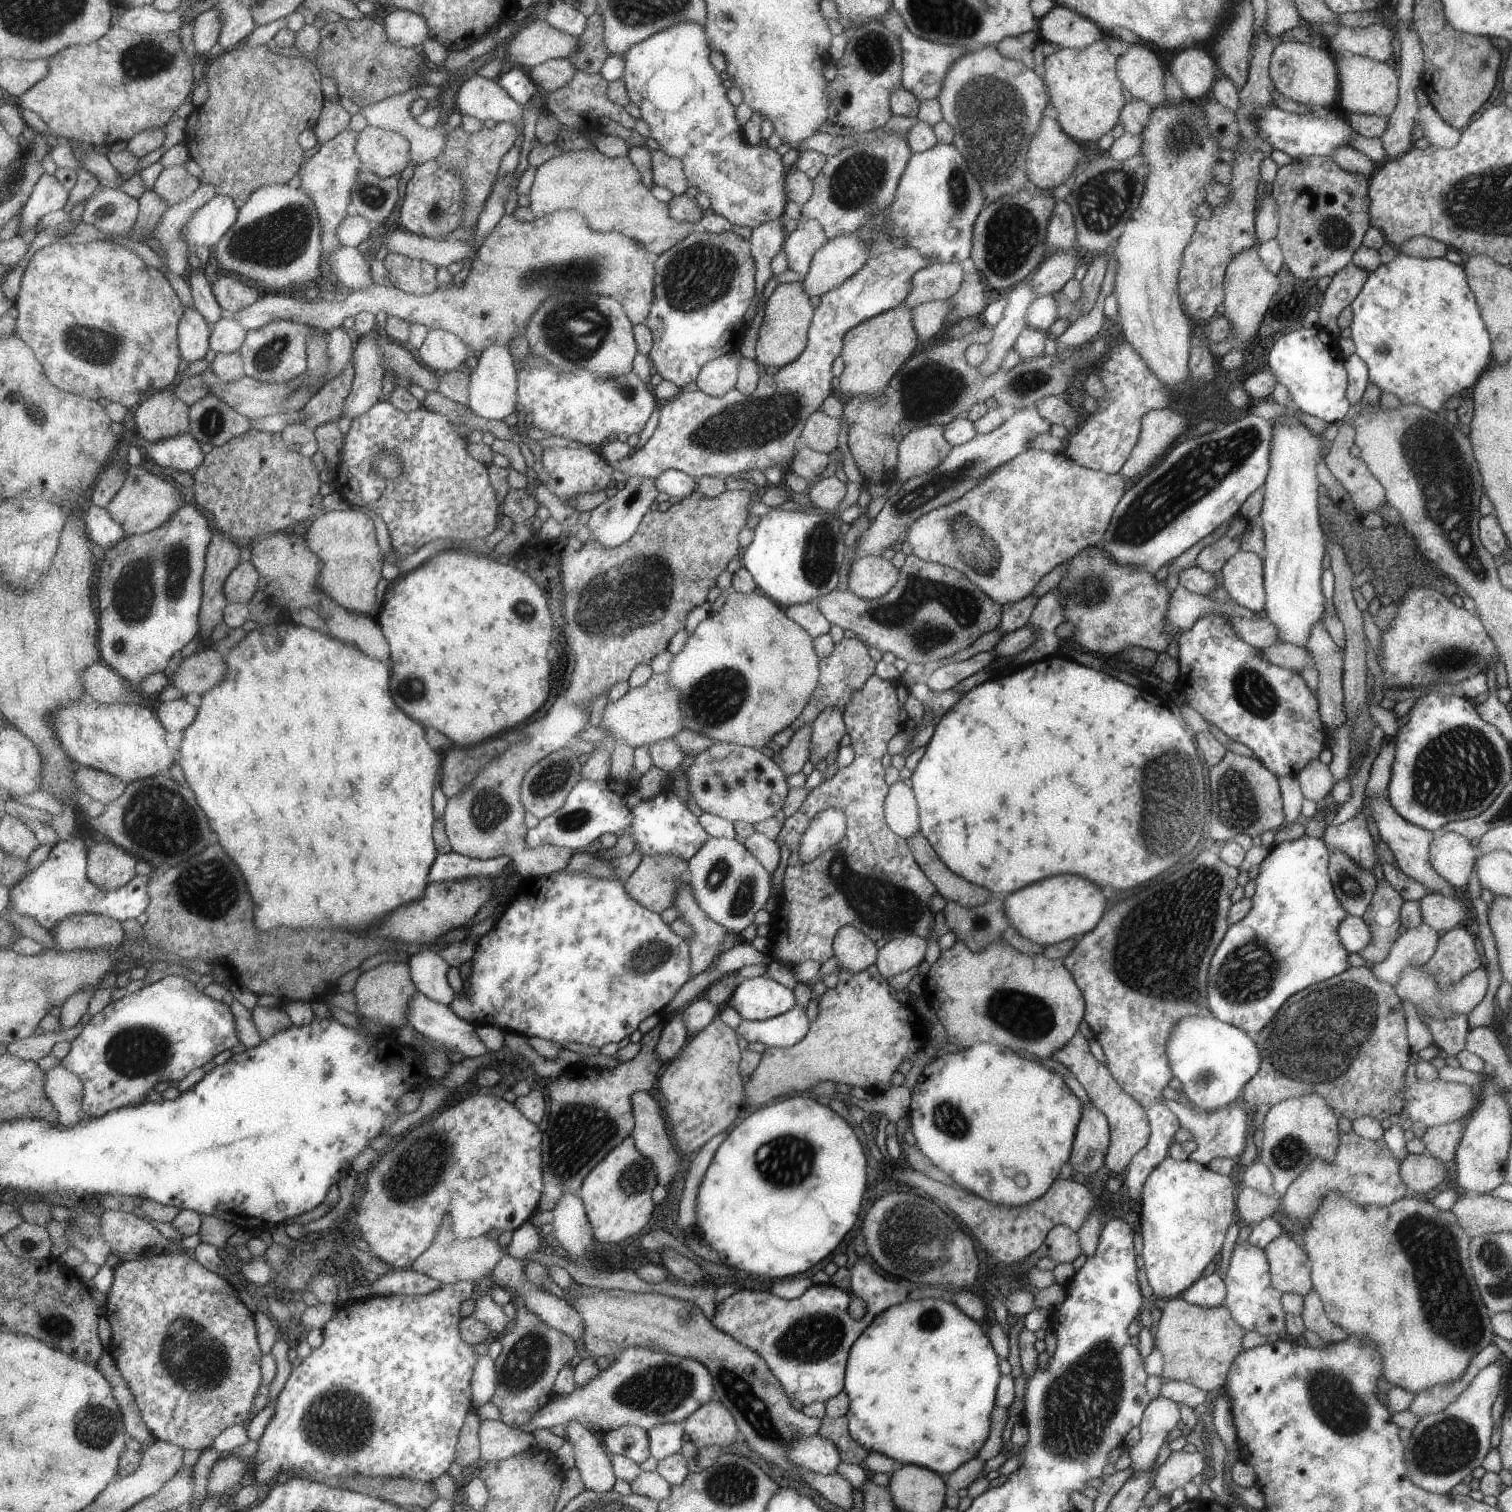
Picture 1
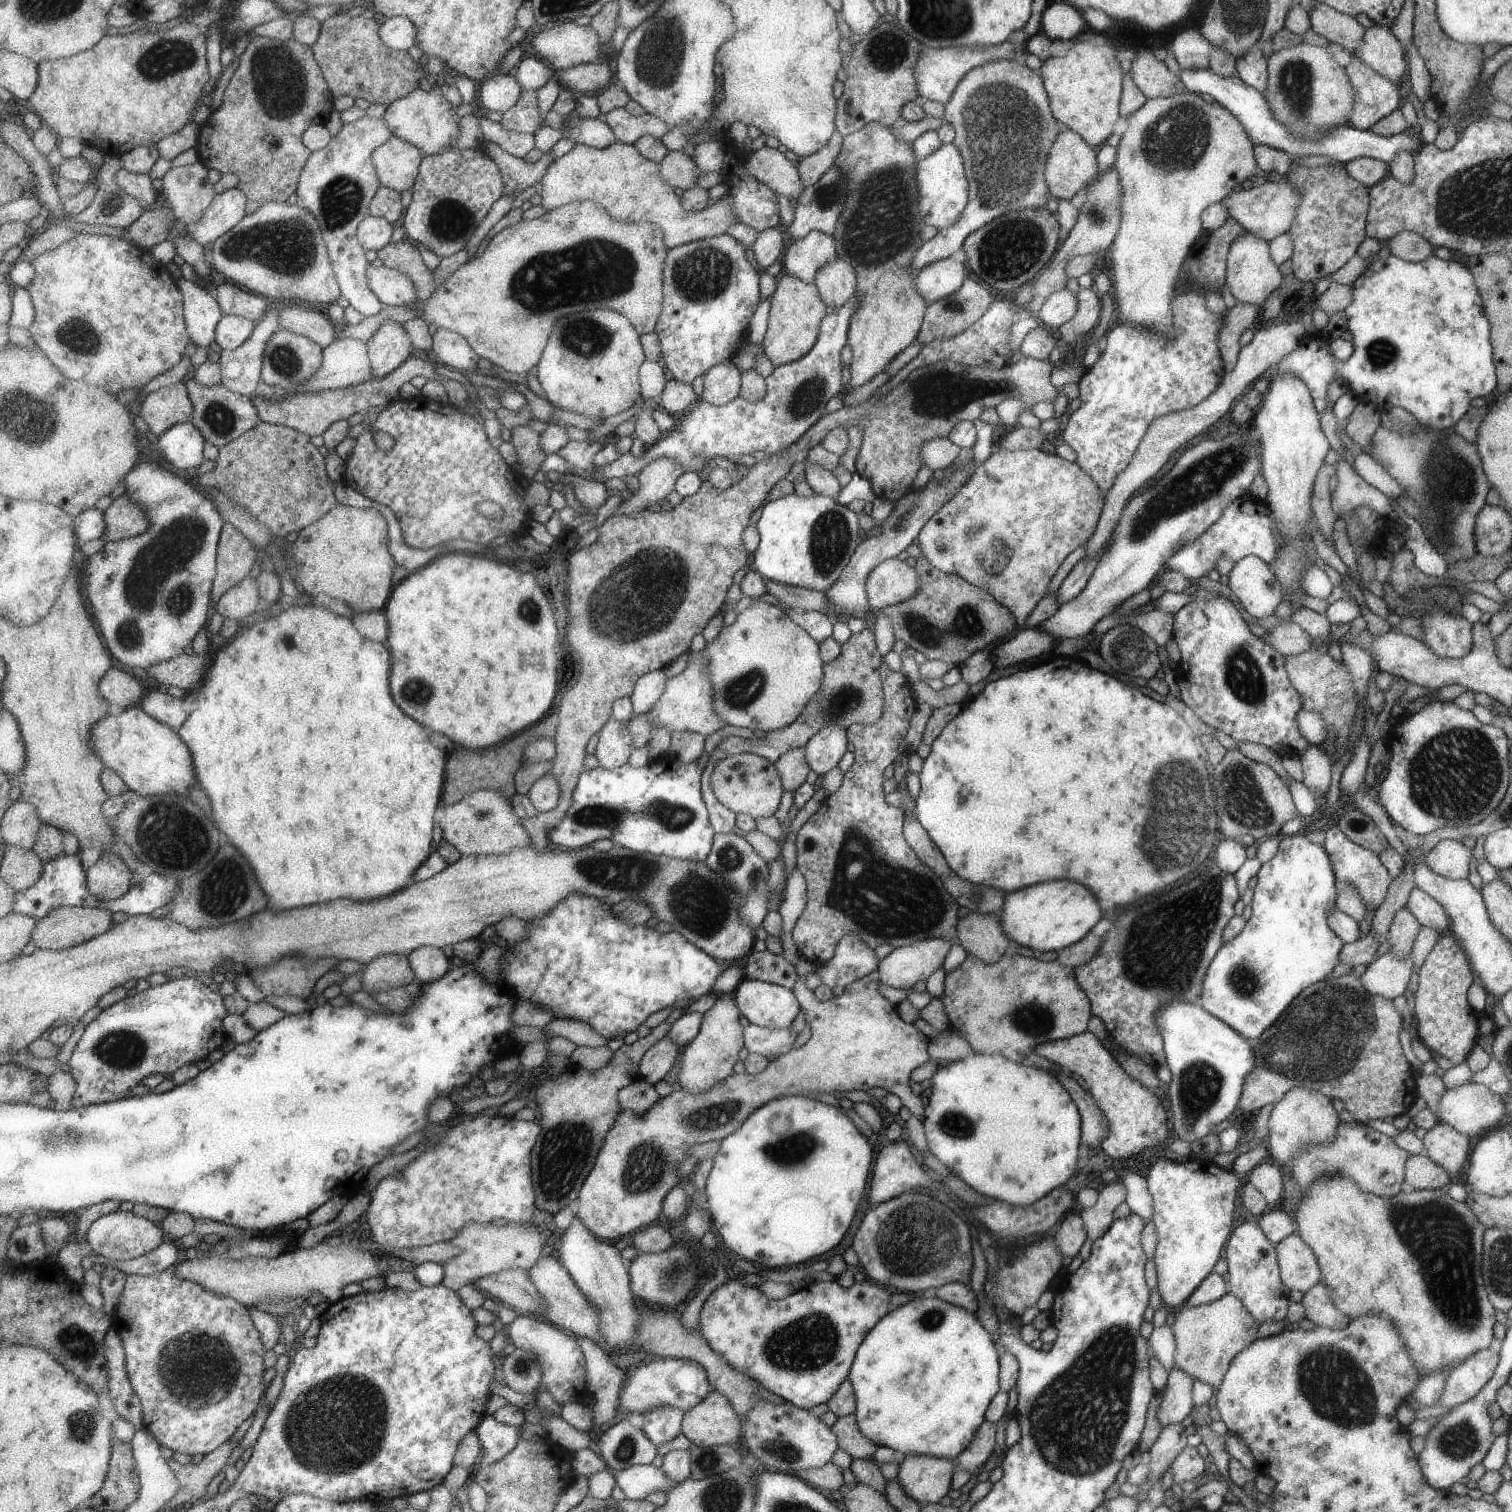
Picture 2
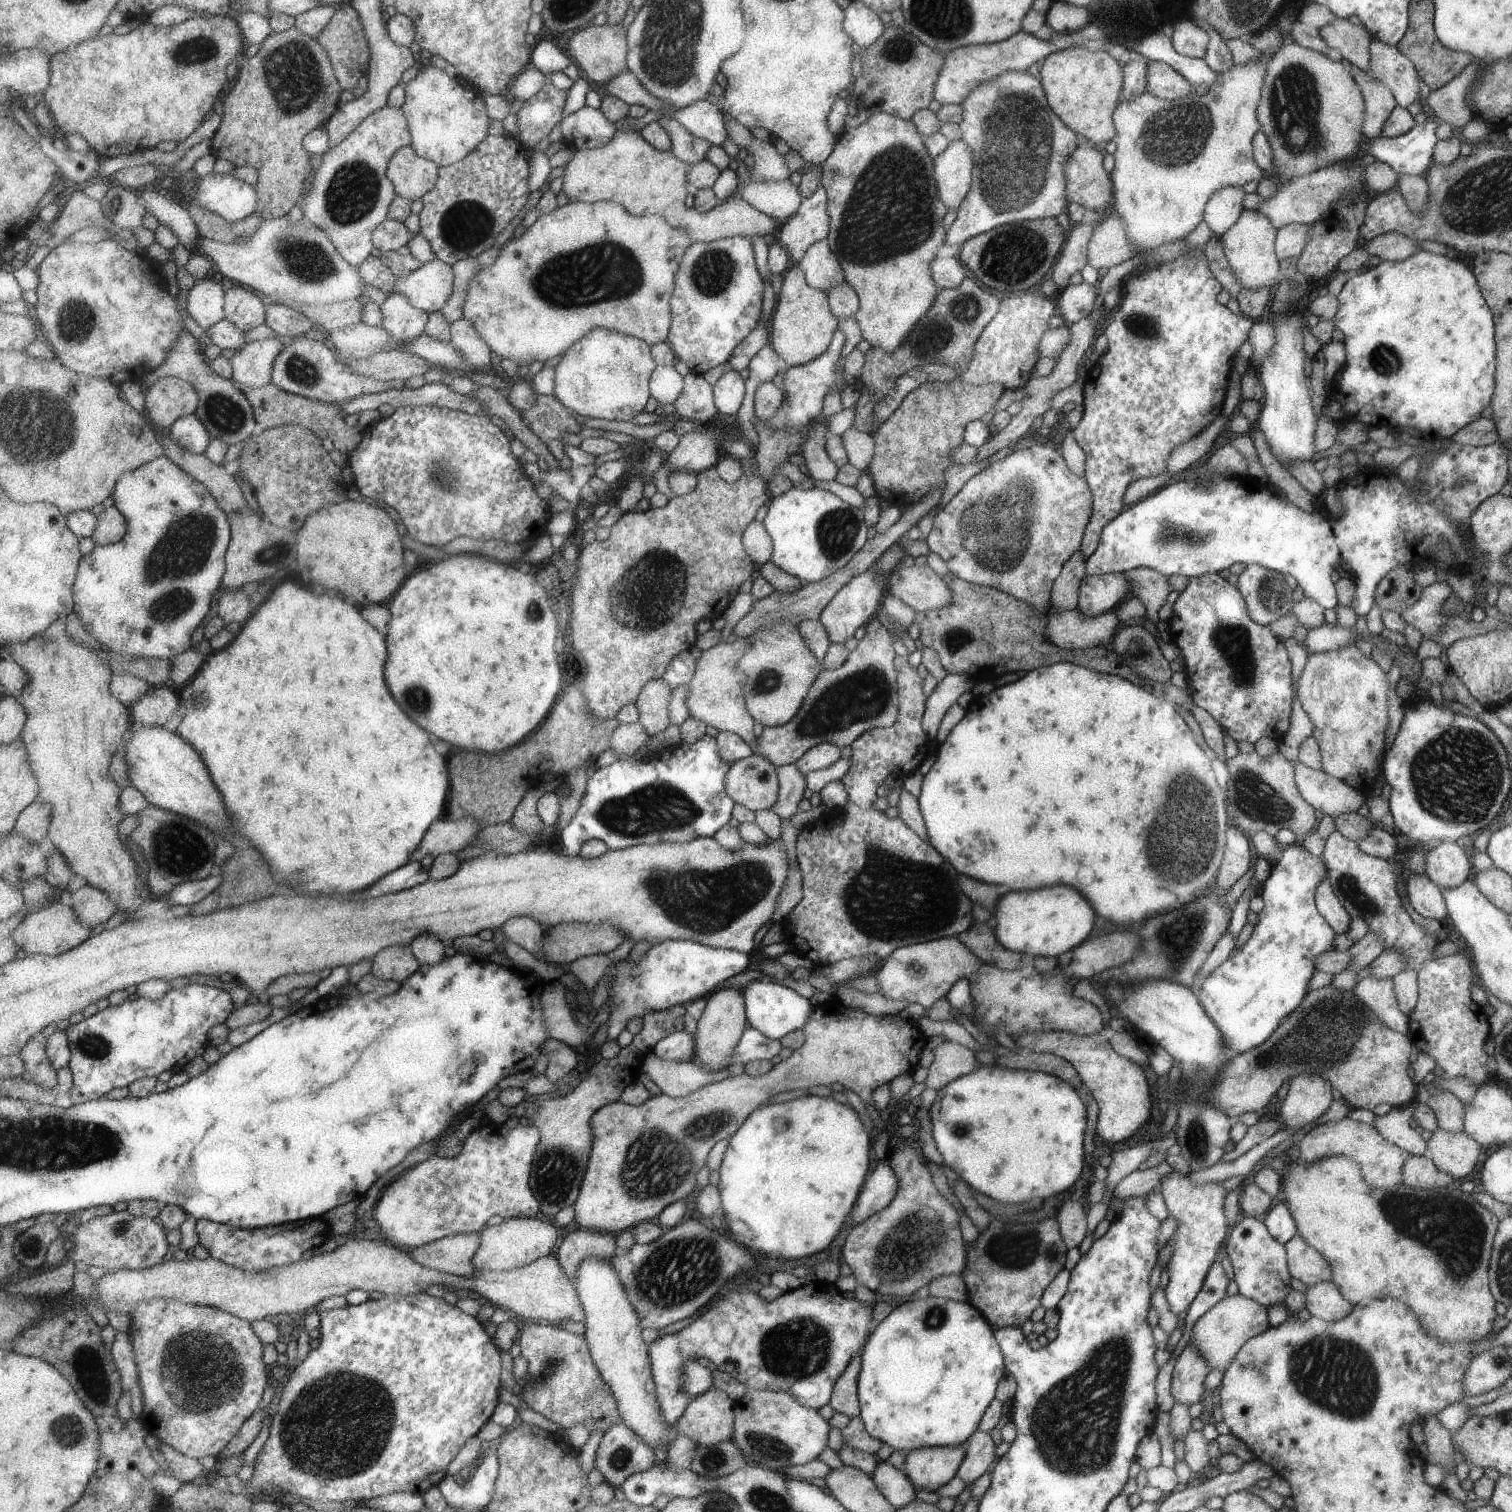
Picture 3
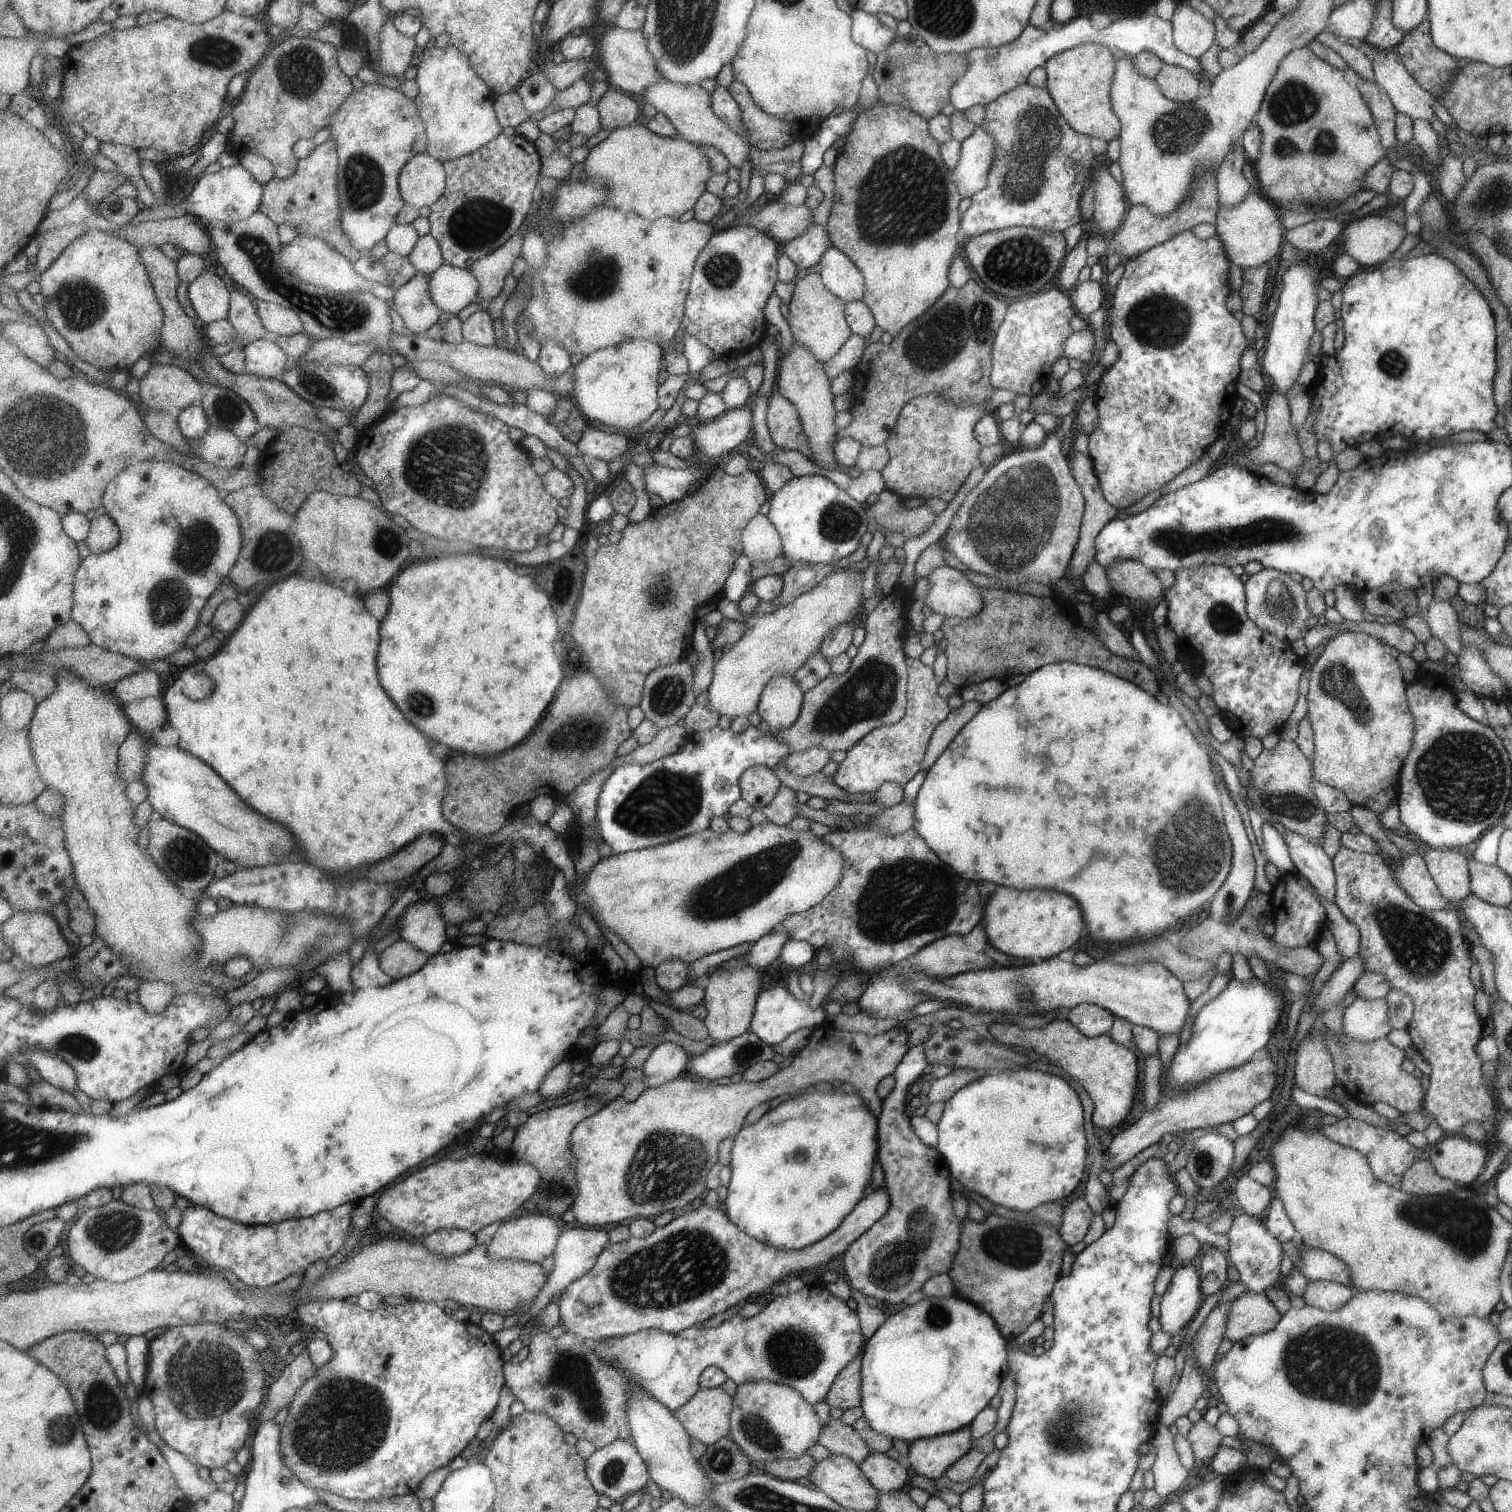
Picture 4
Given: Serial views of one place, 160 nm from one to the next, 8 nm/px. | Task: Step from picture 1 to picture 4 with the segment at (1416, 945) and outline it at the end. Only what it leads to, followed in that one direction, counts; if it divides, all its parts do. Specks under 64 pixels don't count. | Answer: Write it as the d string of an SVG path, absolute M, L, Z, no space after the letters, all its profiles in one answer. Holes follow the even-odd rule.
M1355 997L1342 1015L1343 1034L1359 1043L1382 1039L1390 1030L1384 998L1368 1001Z

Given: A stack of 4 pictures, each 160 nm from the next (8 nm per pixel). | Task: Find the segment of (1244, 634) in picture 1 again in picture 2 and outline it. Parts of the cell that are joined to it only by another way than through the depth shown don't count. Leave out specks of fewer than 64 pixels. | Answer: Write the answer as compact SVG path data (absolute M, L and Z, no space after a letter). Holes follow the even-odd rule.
M1291 620L1267 631L1264 641L1284 656L1295 656L1312 648L1310 636Z

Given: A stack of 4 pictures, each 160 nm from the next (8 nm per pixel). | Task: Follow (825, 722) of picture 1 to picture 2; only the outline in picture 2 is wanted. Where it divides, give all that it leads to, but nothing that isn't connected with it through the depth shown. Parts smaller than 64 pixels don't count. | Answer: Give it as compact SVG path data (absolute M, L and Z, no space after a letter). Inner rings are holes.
M829 726L817 732L804 746L804 757L809 770L822 775L835 767L847 748L845 729Z

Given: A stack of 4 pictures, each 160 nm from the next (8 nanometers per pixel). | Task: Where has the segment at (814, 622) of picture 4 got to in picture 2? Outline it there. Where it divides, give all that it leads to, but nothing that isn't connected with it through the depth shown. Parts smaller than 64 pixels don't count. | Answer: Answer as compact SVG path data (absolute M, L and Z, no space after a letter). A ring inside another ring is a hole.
M701 651L688 655L686 667L682 672L667 679L667 688L663 696L647 712L654 727L673 731L691 731L707 736L724 726L724 720L714 715L714 690L710 681L710 674L706 671L708 660Z

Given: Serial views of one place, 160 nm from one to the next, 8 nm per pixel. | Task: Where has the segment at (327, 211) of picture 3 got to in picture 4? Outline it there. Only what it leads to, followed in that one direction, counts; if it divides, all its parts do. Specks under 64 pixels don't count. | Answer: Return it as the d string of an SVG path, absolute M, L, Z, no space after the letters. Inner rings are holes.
M365 83L362 89L355 89L347 98L346 101L334 112L331 124L329 126L331 138L338 142L338 153L340 156L340 167L338 176L338 189L340 201L342 202L342 225L346 235L352 240L352 243L362 252L368 252L379 242L385 240L389 231L395 226L398 214L406 206L406 202L402 197L400 188L400 175L403 167L410 162L414 156L428 152L428 134L426 132L426 124L420 115L420 108L416 105L414 99L410 99L401 89L387 88L376 83Z

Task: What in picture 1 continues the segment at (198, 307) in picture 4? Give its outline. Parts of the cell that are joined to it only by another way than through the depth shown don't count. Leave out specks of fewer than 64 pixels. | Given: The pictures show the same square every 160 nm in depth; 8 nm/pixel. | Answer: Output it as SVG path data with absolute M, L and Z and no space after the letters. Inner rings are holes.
M195 307L186 309L178 328L180 349L183 360L197 362L209 352L212 328Z

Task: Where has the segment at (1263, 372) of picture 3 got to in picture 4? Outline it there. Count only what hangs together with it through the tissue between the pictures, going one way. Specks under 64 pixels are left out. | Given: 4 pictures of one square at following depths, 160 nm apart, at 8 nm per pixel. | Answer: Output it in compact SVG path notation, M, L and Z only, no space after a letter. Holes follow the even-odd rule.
M1305 262L1291 264L1284 271L1281 277L1281 291L1278 296L1278 303L1272 308L1273 317L1269 332L1266 334L1265 352L1259 370L1269 375L1277 391L1281 394L1293 385L1297 378L1297 372L1301 368L1301 362L1307 352L1307 342L1311 338L1313 328L1313 310L1316 310L1317 290L1315 290L1315 276L1317 270Z

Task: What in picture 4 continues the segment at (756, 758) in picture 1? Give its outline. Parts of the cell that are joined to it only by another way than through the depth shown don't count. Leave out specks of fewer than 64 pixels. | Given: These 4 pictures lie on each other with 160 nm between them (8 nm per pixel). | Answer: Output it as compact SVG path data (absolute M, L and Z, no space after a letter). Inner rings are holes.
M766 766L746 768L739 778L740 797L754 809L767 806L781 788L775 773Z

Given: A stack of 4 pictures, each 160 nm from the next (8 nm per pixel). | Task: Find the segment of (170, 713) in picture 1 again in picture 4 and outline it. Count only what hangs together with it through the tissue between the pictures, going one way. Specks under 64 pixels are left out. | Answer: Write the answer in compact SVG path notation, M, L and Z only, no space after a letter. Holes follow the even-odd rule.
M163 695L134 700L123 704L123 709L135 730L149 736L167 726L168 712Z

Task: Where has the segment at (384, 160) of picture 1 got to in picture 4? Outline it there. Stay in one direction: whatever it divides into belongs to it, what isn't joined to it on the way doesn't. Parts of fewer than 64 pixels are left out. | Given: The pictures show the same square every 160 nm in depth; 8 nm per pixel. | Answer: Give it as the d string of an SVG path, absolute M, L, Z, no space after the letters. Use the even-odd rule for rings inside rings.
M427 153L418 154L403 167L400 188L406 203L430 207L442 198L447 188L445 164Z

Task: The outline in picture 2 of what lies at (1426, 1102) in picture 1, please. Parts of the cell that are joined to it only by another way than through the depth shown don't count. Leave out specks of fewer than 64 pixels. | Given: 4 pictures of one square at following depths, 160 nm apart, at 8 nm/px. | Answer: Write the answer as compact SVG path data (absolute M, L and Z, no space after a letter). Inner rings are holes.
M1467 1083L1462 1086L1445 1089L1440 1096L1433 1115L1437 1122L1447 1123L1460 1133L1467 1136L1477 1136L1489 1130L1507 1124L1508 1110L1501 1095L1491 1092L1486 1086L1479 1083Z

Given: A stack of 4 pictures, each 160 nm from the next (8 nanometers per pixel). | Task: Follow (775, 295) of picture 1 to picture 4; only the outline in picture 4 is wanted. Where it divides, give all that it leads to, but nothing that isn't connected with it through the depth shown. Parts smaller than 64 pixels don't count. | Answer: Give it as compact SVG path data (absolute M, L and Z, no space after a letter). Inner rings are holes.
M819 273L807 274L794 284L789 300L789 316L786 319L794 345L804 346L812 355L824 363L841 348L852 333L844 316L845 302L824 287Z

